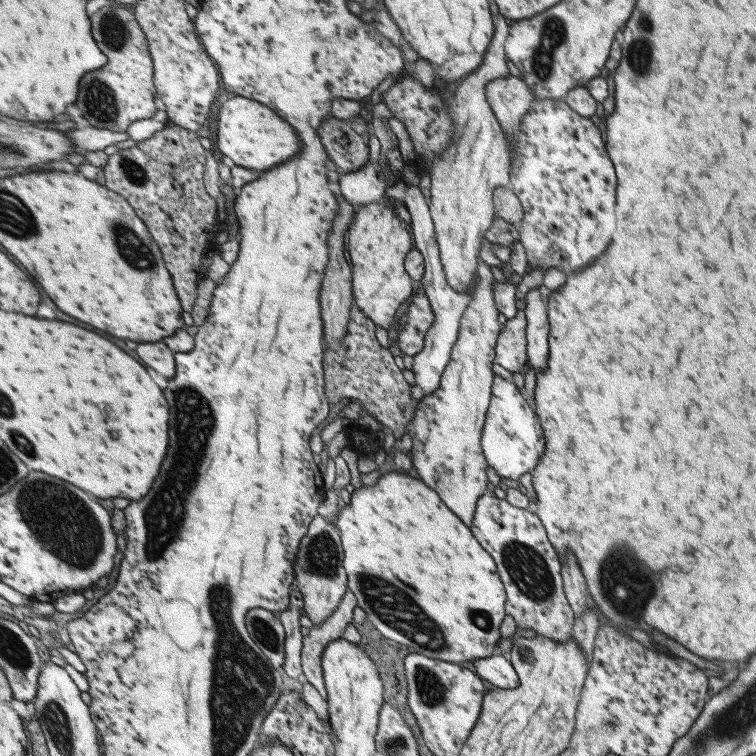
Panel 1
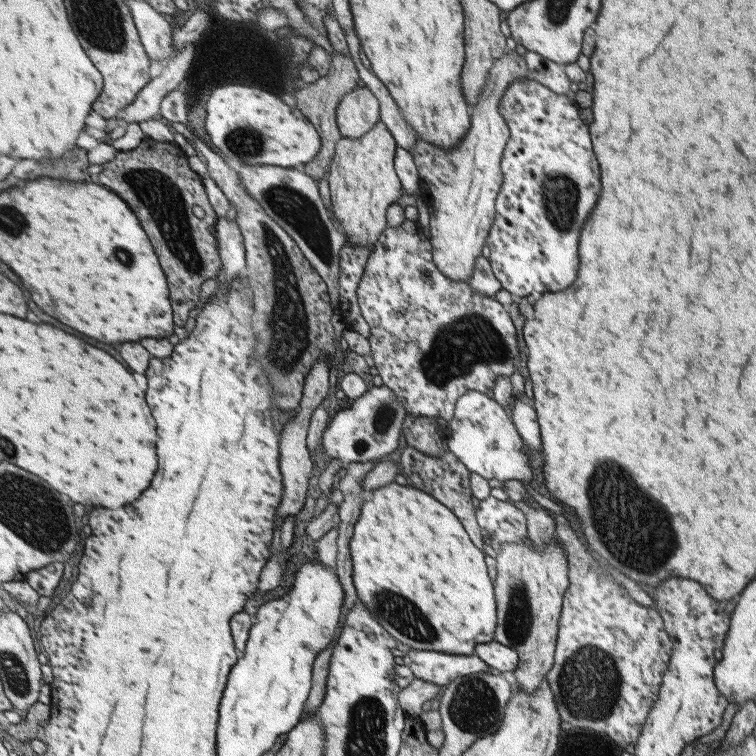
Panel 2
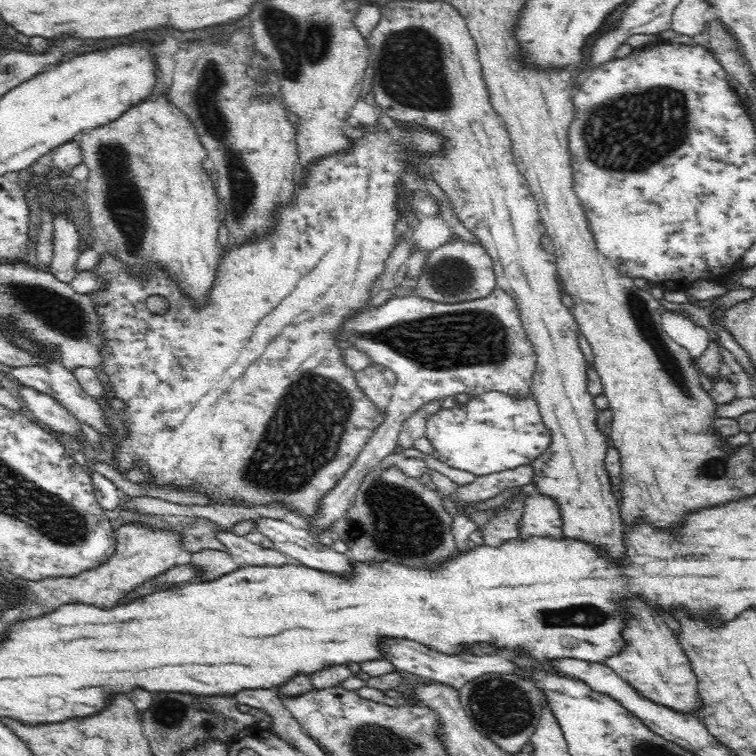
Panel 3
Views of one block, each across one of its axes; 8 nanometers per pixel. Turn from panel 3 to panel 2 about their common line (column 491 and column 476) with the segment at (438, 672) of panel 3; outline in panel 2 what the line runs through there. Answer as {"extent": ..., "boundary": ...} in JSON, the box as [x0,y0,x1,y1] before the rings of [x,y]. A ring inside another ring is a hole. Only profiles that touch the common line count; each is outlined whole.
{"extent":[401,649,497,686],"boundary":[[[404,649],[401,657],[403,665],[411,669],[414,678],[419,678],[435,685],[445,686],[454,678],[468,674],[496,674],[497,671],[487,666],[477,655],[459,656],[445,654],[443,651]]]}

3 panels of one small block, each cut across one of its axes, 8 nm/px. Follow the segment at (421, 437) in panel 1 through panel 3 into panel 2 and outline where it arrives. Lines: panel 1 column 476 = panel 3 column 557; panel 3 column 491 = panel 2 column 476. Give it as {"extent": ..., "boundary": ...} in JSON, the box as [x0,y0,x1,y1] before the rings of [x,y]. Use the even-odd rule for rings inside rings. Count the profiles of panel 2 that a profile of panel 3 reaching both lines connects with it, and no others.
{"extent":[410,51,527,282],"boundary":[[[503,51],[503,55],[495,58],[495,64],[487,69],[487,81],[483,83],[483,89],[479,91],[477,103],[471,109],[471,126],[467,134],[459,140],[458,146],[451,149],[439,149],[427,141],[417,138],[410,156],[416,166],[418,178],[420,179],[421,192],[426,206],[429,207],[429,234],[431,234],[431,246],[434,247],[434,262],[444,275],[453,281],[467,282],[471,269],[475,269],[475,257],[479,257],[479,250],[483,246],[483,240],[487,237],[487,231],[491,227],[495,217],[494,202],[497,191],[501,187],[503,176],[499,168],[500,157],[509,138],[509,131],[501,113],[499,113],[499,100],[505,92],[505,88],[511,82],[519,81],[527,77],[526,62],[523,56],[517,52]]]}

